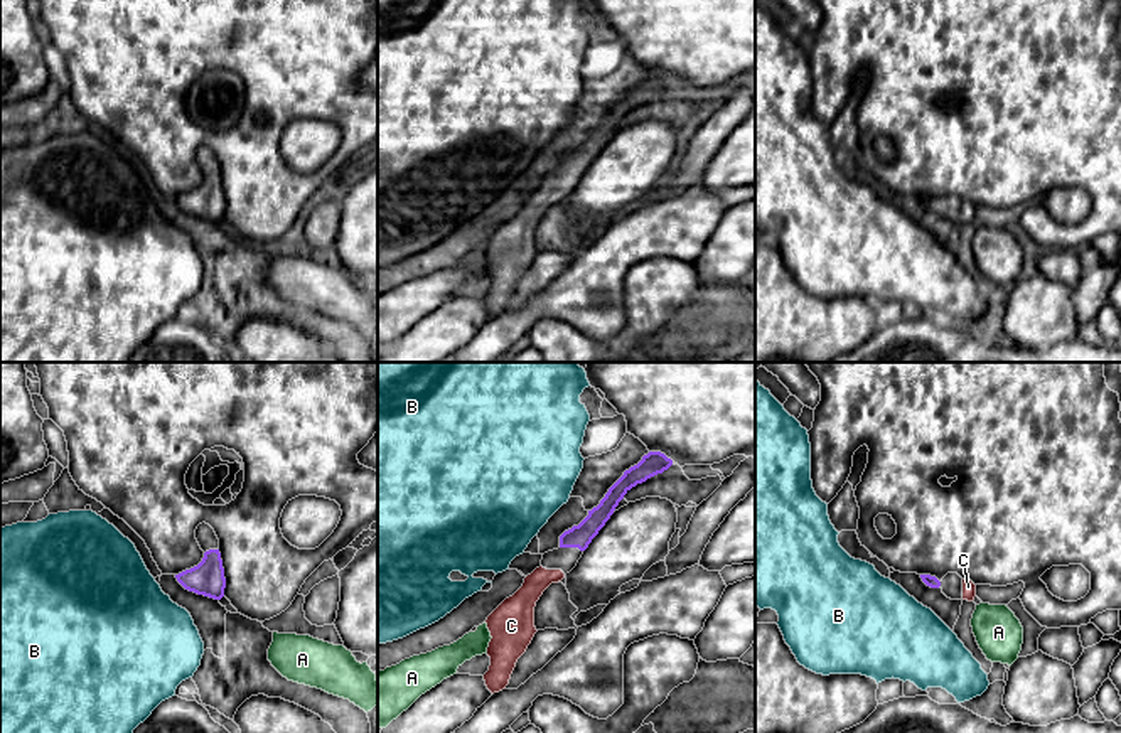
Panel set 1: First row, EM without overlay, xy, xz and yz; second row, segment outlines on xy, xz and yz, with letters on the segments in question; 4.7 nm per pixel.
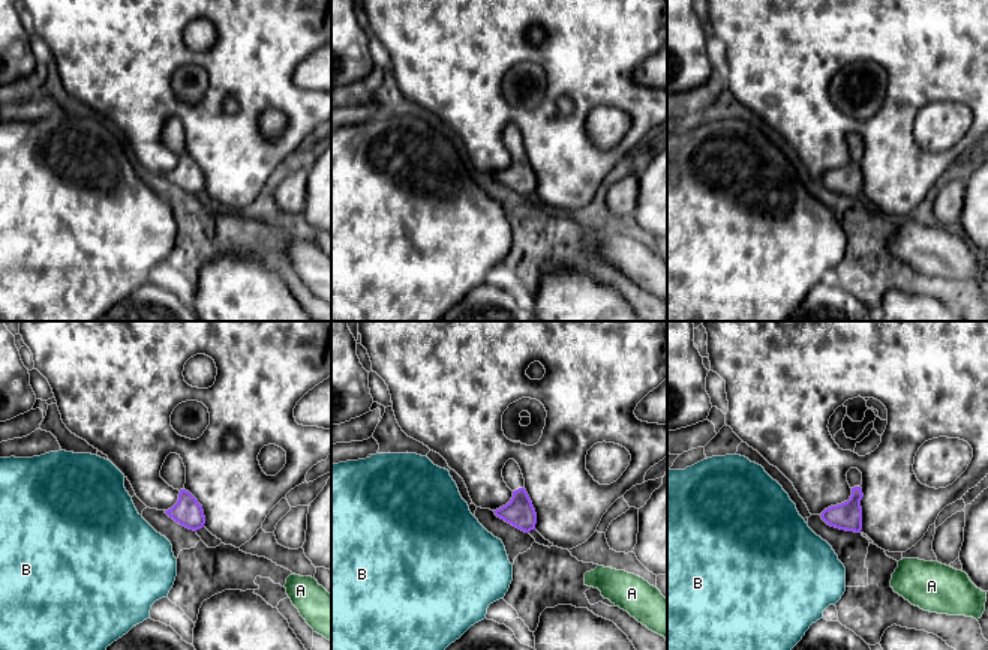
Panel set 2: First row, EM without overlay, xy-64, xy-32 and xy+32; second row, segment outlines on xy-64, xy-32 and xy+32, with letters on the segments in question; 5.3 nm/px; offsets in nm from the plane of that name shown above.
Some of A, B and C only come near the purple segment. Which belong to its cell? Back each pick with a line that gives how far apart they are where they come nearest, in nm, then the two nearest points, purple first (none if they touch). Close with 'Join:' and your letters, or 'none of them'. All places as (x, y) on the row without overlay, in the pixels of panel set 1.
C: 110 nm apart; from purple across xz (560, 169), (560, 192)
Join: C

